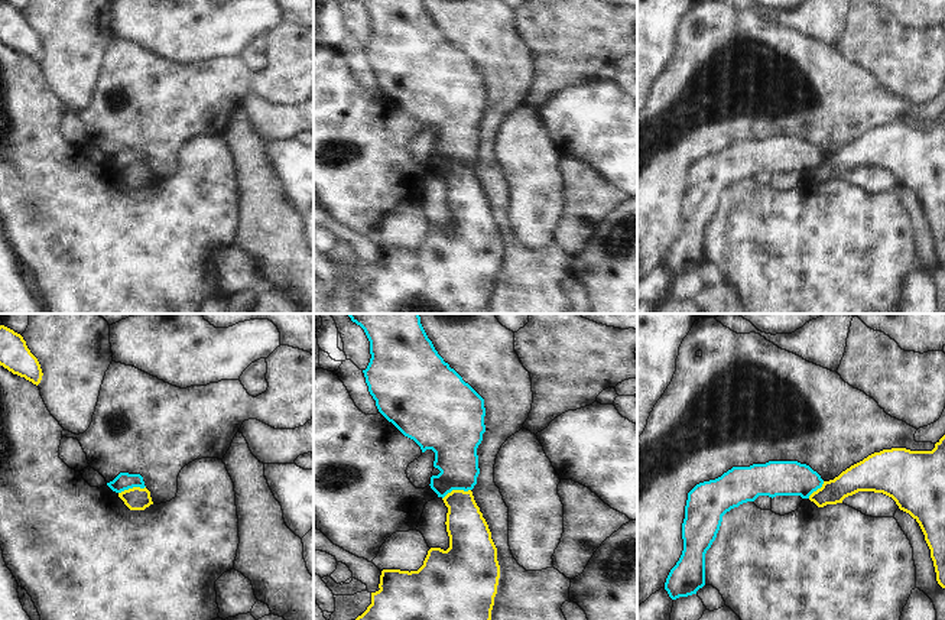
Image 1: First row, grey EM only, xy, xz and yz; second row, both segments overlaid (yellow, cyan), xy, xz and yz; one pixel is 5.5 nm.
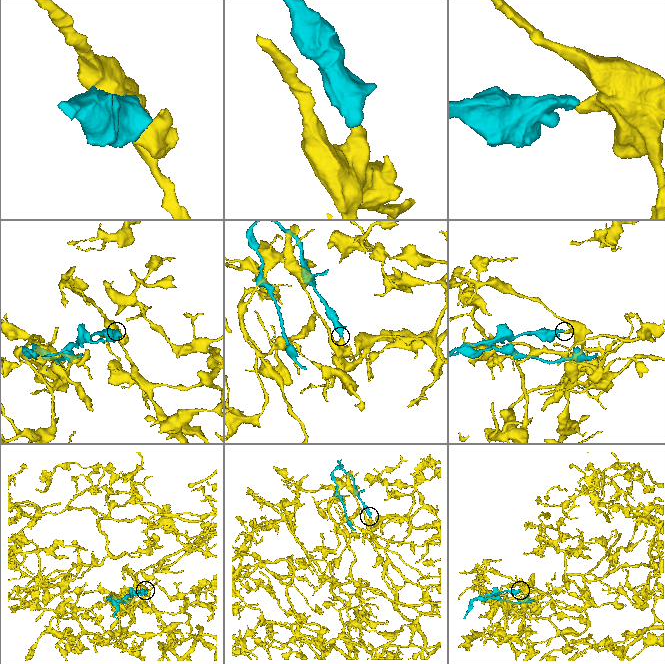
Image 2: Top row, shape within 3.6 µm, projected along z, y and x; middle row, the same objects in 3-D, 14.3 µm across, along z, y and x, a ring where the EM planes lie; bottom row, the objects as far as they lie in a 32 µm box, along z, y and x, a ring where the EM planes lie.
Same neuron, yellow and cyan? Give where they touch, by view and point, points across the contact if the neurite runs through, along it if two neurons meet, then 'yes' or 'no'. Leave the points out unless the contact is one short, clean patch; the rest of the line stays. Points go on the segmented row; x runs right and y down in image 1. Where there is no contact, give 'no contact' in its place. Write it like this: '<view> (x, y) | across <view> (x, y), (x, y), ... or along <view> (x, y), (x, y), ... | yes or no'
xz (455, 490) | along xz (470, 489), (451, 490), (442, 499) | no

